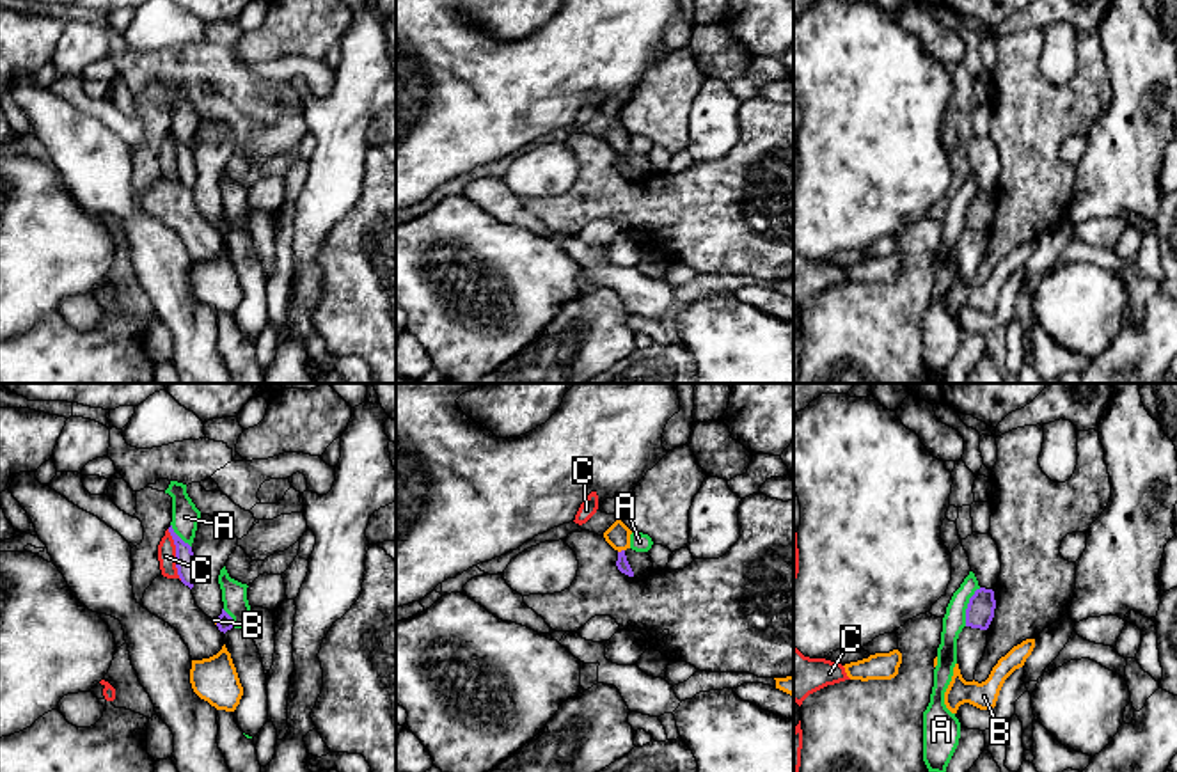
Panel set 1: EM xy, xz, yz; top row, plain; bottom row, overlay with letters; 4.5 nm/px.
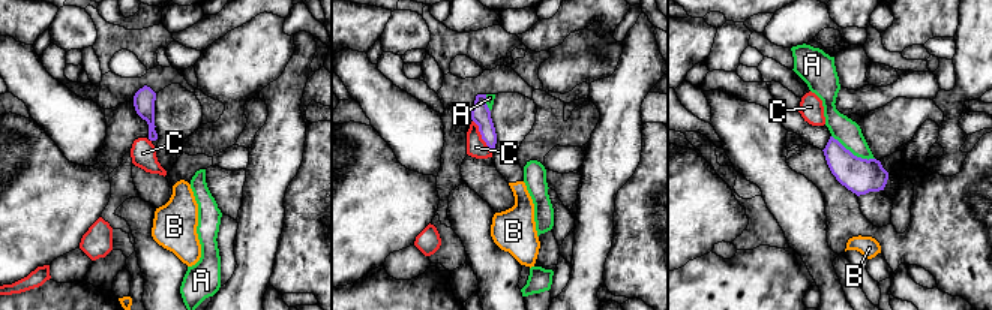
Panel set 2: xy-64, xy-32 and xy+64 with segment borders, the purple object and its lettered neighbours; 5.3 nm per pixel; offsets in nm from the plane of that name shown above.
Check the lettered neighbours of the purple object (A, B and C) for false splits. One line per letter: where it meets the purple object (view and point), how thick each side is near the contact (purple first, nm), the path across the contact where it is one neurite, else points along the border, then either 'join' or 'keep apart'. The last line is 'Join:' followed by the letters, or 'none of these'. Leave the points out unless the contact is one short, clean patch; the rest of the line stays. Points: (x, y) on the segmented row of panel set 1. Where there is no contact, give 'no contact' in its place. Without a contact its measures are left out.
A: contact yz (968, 606); calibres 130 and 100 nm; keep apart
B: contact xz (622, 551); calibres 60 and 110 nm; border xz (624, 549), (618, 552); keep apart
C: contact xy (176, 554); calibres 90 and 80 nm; keep apart
Join: none of these

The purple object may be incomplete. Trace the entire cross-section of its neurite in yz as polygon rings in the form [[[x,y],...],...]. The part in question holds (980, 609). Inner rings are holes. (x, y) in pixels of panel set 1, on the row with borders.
[[[985,587],[976,589],[966,609],[966,626],[987,630],[994,618],[994,609],[994,591]]]

